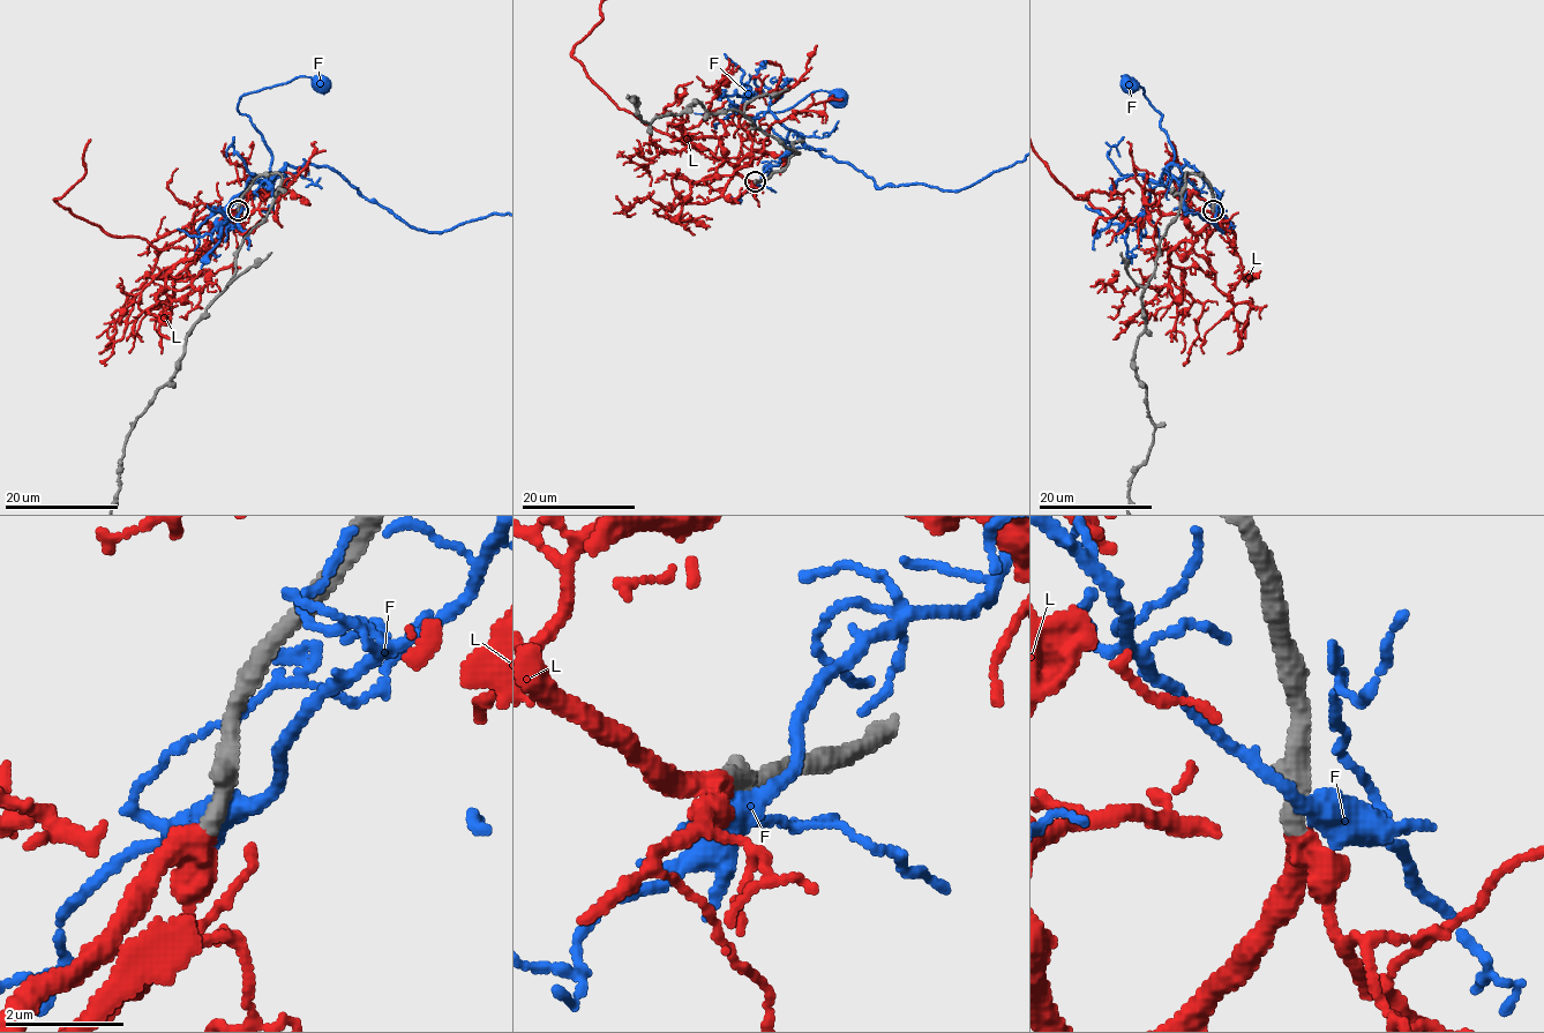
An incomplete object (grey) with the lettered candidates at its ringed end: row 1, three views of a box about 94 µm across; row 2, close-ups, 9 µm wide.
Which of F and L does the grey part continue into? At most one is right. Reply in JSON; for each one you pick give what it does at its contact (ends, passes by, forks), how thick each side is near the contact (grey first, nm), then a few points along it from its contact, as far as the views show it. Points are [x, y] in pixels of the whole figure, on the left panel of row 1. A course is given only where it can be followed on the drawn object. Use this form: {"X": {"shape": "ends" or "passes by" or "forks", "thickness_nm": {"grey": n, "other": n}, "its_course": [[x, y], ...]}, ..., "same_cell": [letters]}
{"L": {"shape": "passes by", "thickness_nm": {"grey": 360, "other": 360}}, "same_cell": ["L"]}

